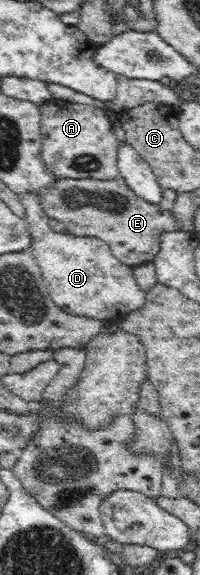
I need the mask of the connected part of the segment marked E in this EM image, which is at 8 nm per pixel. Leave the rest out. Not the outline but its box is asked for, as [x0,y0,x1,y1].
[42,177,179,267]

